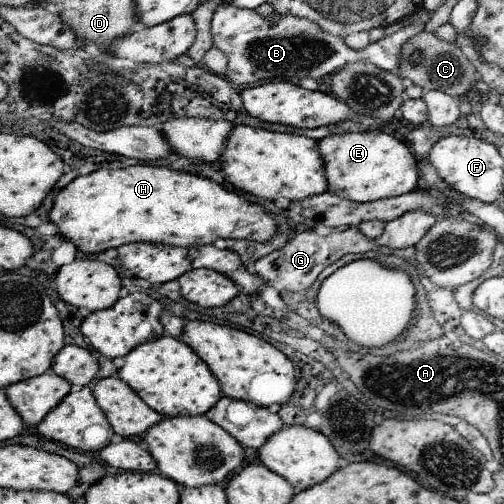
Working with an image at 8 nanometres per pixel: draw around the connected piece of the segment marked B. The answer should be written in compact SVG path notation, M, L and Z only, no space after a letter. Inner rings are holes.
M222 3L213 13L212 33L214 44L228 57L225 76L238 86L256 84L260 80L282 78L297 85L299 80L312 77L320 81L326 74L336 73L353 62L372 61L378 68L388 72L399 72L403 44L422 30L422 25L429 21L431 12L422 8L413 25L397 30L375 43L370 43L365 49L355 51L349 48L344 39L328 34L310 19L294 15L282 16L272 13L270 16L258 14L256 9L243 9L231 3Z

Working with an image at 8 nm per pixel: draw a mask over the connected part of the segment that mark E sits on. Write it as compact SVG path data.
M382 131L323 134L318 141L325 164L328 191L362 204L399 197L421 186L418 160L404 140Z

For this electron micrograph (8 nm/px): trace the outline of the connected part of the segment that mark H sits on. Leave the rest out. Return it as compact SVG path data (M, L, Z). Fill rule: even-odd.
M133 165L124 169L97 170L87 175L80 175L72 180L66 187L64 187L56 196L53 206L49 212L49 219L58 226L59 236L63 240L72 241L79 251L82 251L85 256L97 256L100 252L104 252L109 248L118 248L122 245L129 245L130 243L152 243L161 245L170 245L175 247L189 247L192 245L212 245L217 238L224 239L252 239L257 241L268 241L270 237L276 232L276 222L274 220L274 212L268 214L264 212L262 205L248 202L246 198L240 198L238 193L225 190L220 184L217 184L212 179L207 179L199 175L193 175L188 172L181 172L180 170L171 170L166 165Z

